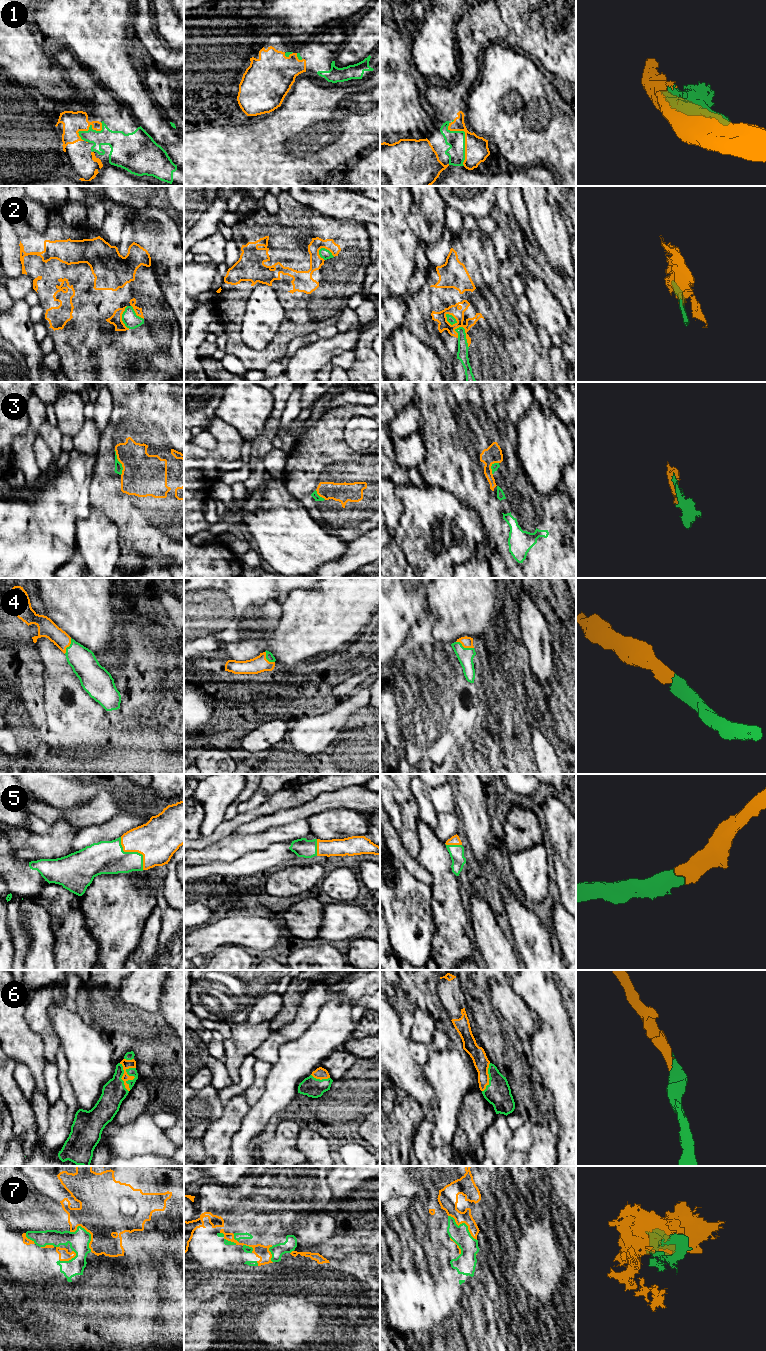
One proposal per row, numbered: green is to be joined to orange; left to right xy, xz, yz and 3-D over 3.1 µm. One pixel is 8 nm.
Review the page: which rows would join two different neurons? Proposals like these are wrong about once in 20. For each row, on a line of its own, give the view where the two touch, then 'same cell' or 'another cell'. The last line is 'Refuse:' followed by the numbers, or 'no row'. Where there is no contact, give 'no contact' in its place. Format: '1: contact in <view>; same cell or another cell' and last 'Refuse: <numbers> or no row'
1: contact in yz; same cell
2: contact in yz; same cell
3: contact in xy; same cell
4: contact in yz; same cell
5: contact in xy; same cell
6: contact in xy; same cell
7: contact in xy; same cell
Refuse: no row

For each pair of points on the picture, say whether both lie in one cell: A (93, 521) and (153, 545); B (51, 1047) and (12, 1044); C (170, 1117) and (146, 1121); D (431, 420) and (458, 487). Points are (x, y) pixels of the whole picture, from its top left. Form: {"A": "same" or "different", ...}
{"A": "different", "B": "different", "C": "different", "D": "same"}

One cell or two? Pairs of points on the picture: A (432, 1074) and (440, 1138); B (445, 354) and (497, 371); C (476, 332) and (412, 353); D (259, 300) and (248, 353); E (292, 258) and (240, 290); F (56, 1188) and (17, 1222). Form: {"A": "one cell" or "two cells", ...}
{"A": "one cell", "B": "one cell", "C": "two cells", "D": "two cells", "E": "one cell", "F": "two cells"}

